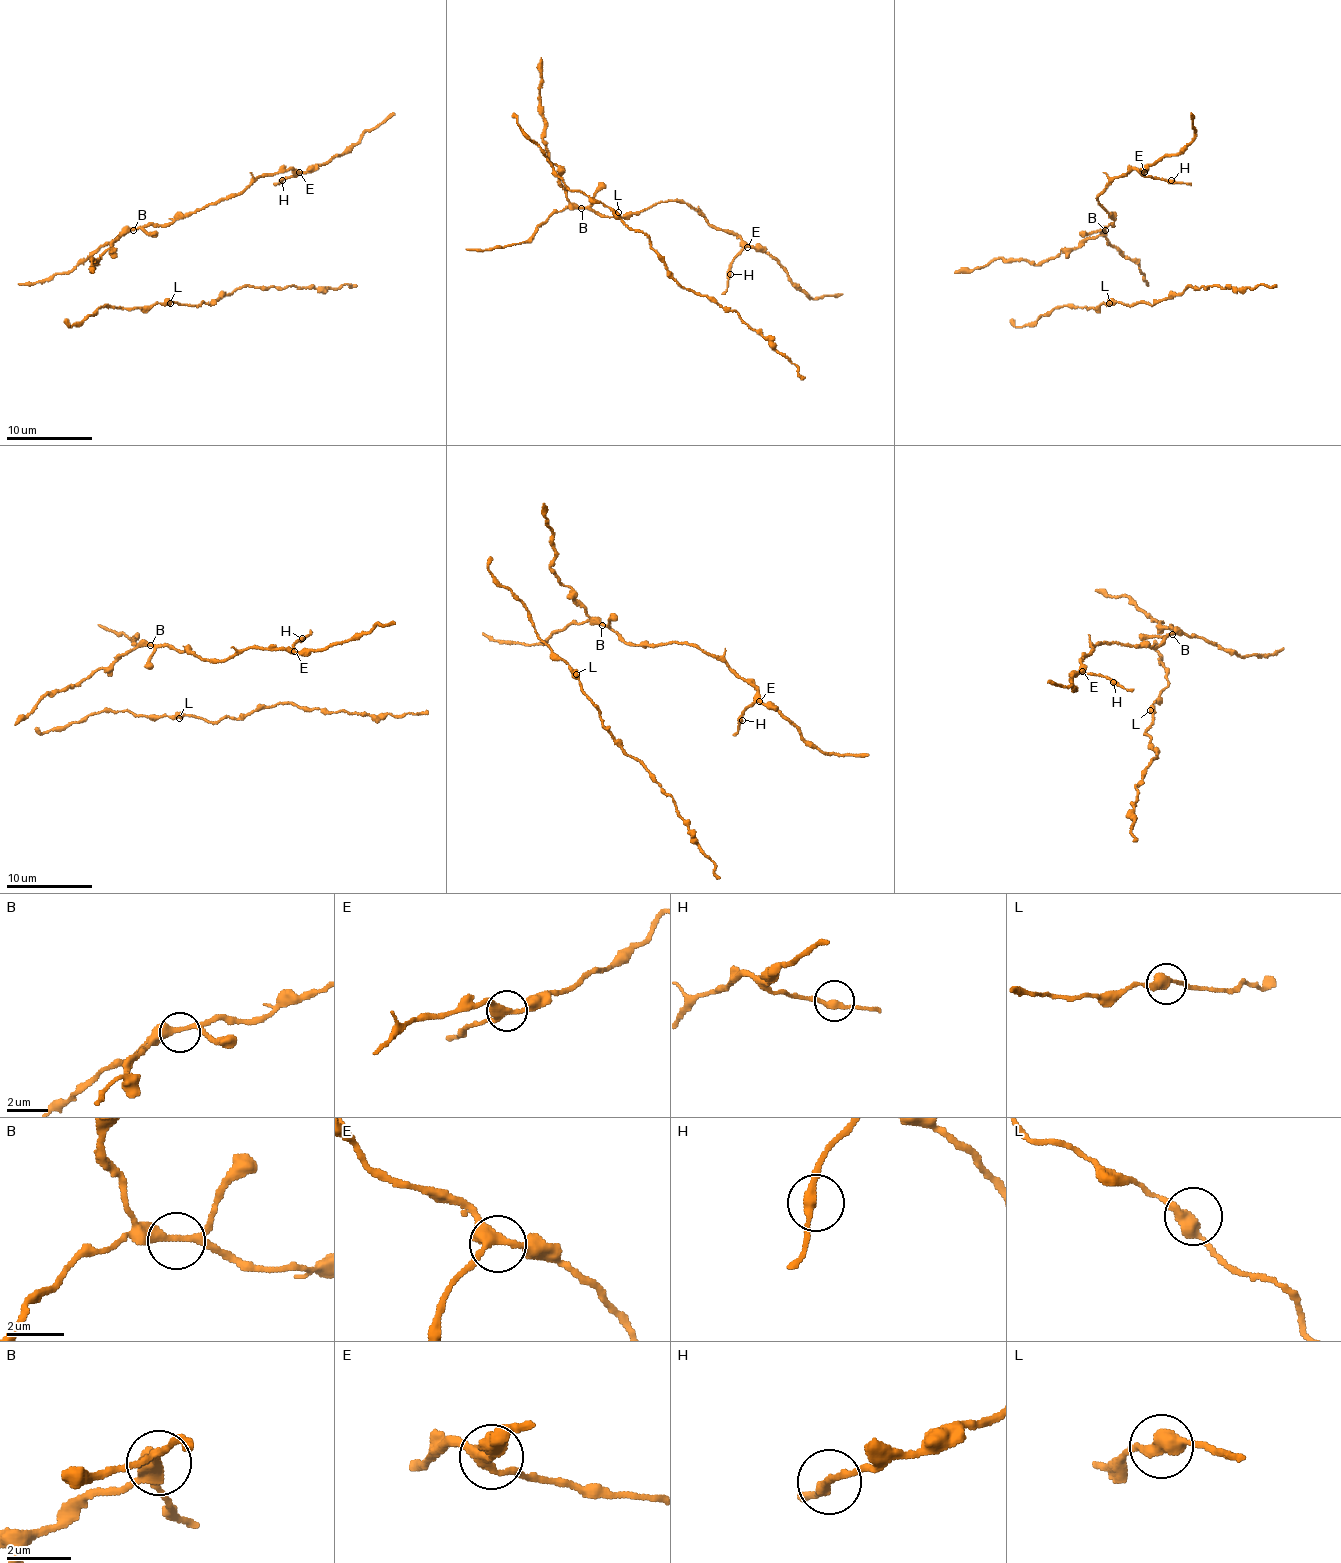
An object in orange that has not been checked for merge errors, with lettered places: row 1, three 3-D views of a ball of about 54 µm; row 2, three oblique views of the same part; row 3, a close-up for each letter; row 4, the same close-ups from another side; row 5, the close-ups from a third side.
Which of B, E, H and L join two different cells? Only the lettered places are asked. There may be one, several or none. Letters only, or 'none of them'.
none of them

